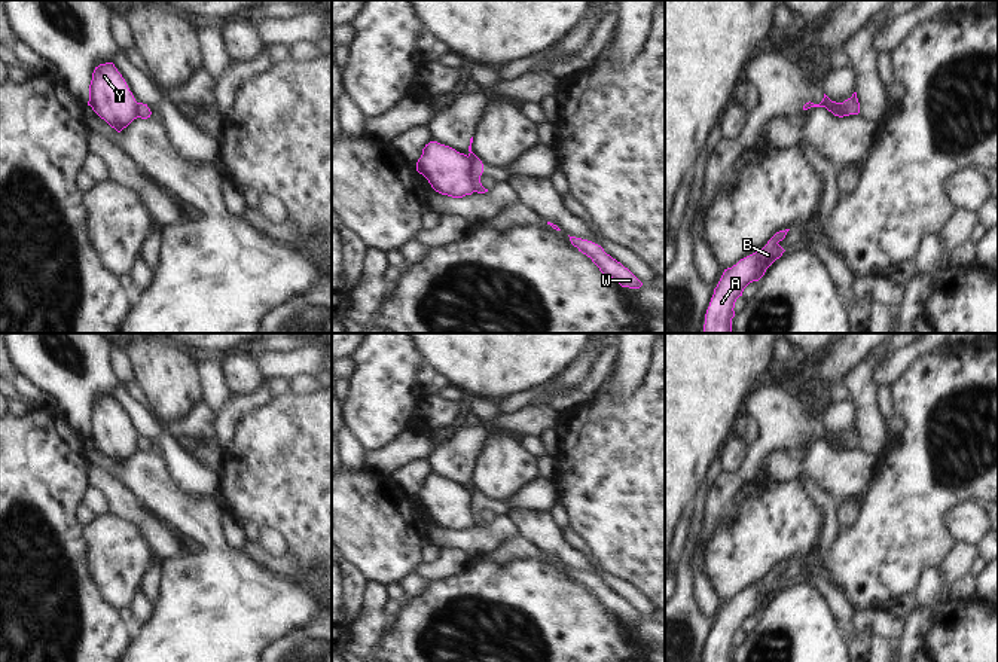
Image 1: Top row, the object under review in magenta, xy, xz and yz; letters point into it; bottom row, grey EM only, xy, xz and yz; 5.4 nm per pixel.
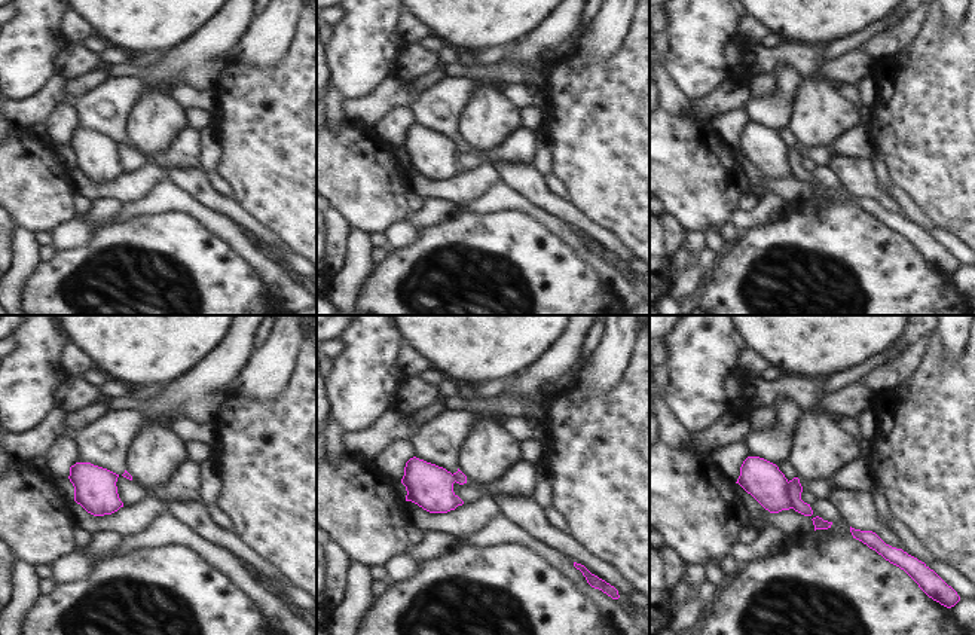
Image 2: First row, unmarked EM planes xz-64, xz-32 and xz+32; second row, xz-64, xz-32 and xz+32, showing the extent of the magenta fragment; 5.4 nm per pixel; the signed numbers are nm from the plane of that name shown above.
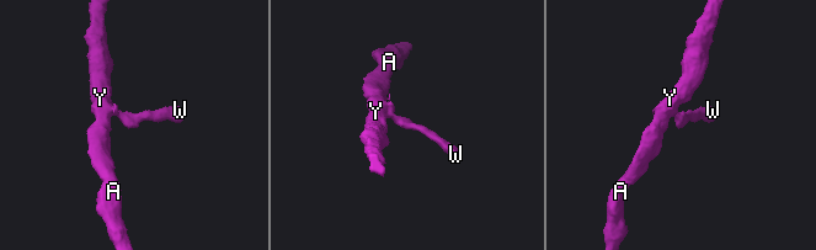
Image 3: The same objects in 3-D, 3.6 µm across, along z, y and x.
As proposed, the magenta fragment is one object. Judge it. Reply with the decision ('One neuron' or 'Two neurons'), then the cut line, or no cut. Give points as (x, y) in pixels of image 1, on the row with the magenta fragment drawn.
Two neurons. Split along xz (467, 156), (473, 191)

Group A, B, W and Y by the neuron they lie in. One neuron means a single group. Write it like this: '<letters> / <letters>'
A B Y / W

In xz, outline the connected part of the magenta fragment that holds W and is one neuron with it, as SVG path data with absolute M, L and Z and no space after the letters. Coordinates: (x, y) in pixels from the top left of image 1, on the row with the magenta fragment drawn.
M570 237L570 241L579 251L590 257L604 275L616 280L622 287L640 289L643 286L628 268L607 254L601 245L576 237Z

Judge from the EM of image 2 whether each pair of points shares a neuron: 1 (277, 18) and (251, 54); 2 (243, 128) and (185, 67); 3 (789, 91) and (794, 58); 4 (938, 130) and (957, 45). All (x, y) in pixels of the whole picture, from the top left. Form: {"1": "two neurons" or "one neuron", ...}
{"1": "one neuron", "2": "two neurons", "3": "two neurons", "4": "one neuron"}

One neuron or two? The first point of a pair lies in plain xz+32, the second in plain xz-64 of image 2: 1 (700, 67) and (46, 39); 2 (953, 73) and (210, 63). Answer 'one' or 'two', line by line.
1: one
2: two

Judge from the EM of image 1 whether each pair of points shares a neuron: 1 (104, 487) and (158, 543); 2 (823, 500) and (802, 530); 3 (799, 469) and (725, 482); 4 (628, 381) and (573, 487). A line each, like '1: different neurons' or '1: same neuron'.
1: same neuron
2: different neurons
3: different neurons
4: different neurons

